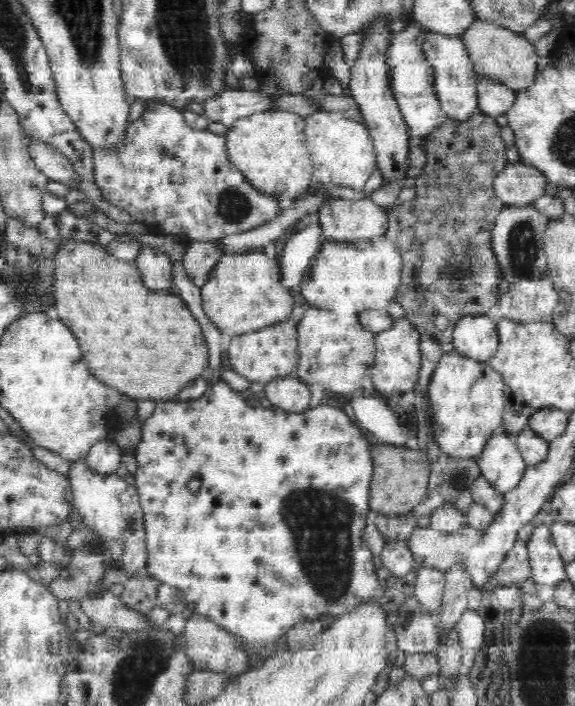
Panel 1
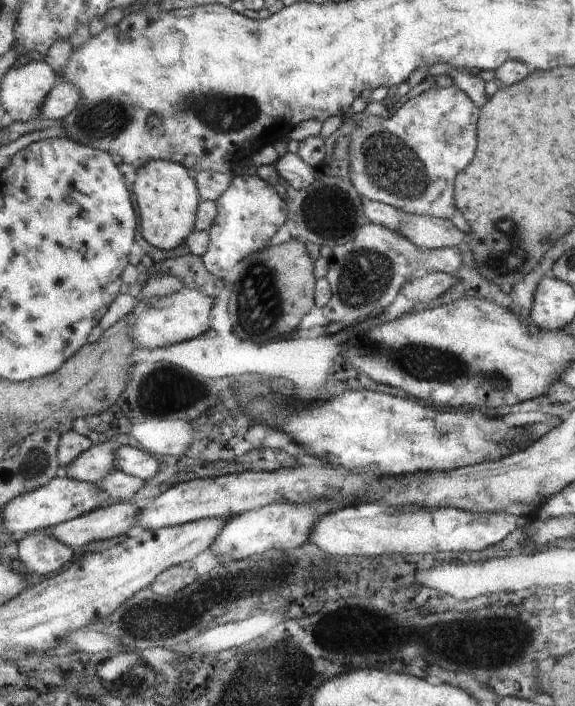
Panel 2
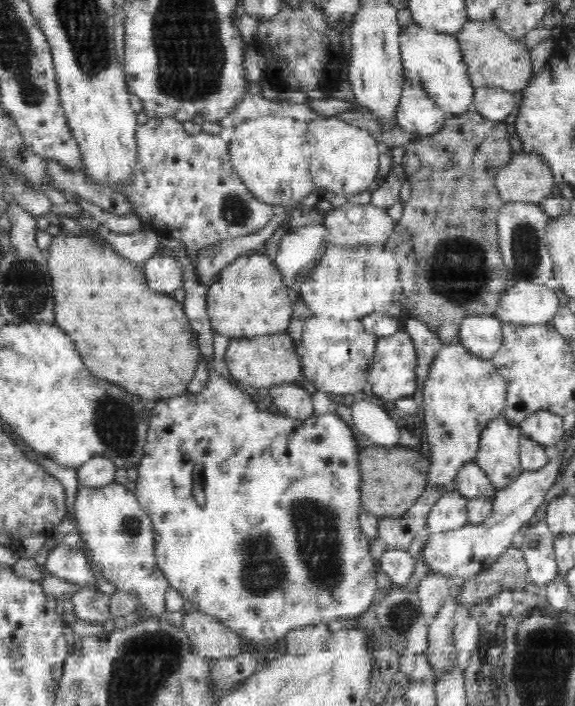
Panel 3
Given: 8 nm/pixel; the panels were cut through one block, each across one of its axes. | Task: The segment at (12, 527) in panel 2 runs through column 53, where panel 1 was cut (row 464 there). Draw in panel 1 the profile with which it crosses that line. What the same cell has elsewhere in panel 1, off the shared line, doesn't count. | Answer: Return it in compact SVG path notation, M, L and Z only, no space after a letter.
M501 431L496 432L480 456L483 478L498 492L503 495L512 492L522 482L527 464L517 448L515 437L506 436Z

